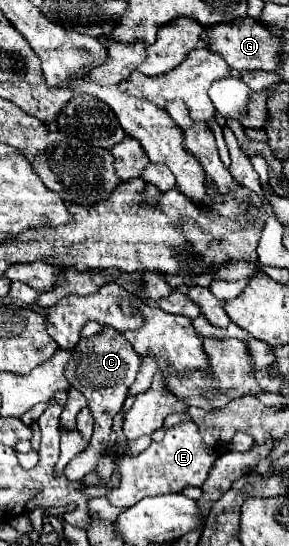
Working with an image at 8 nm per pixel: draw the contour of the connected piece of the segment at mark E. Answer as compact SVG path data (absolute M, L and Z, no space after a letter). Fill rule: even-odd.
M183 421L183 423L177 423L175 427L169 427L165 433L165 439L159 443L153 441L143 453L139 453L139 457L123 455L119 459L113 459L113 457L103 455L103 459L99 459L97 473L103 477L103 485L105 485L111 477L111 473L115 469L119 471L121 485L117 489L113 489L111 493L107 493L107 499L111 501L111 505L125 509L149 495L181 493L189 485L201 487L217 457L219 457L219 451L203 443L197 425L191 421Z

